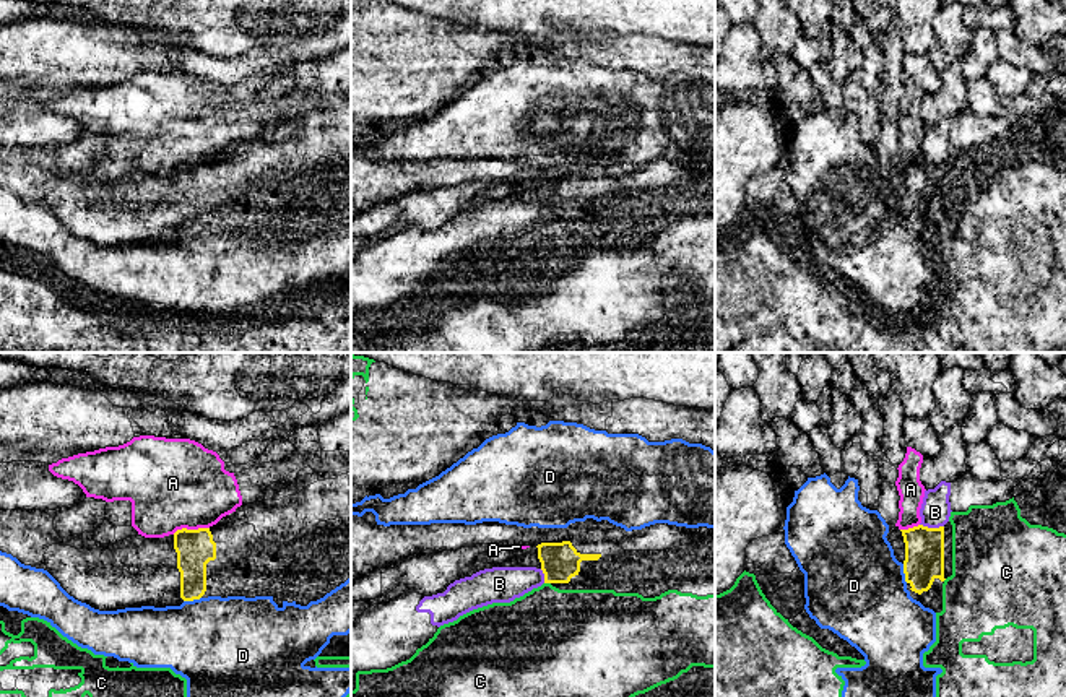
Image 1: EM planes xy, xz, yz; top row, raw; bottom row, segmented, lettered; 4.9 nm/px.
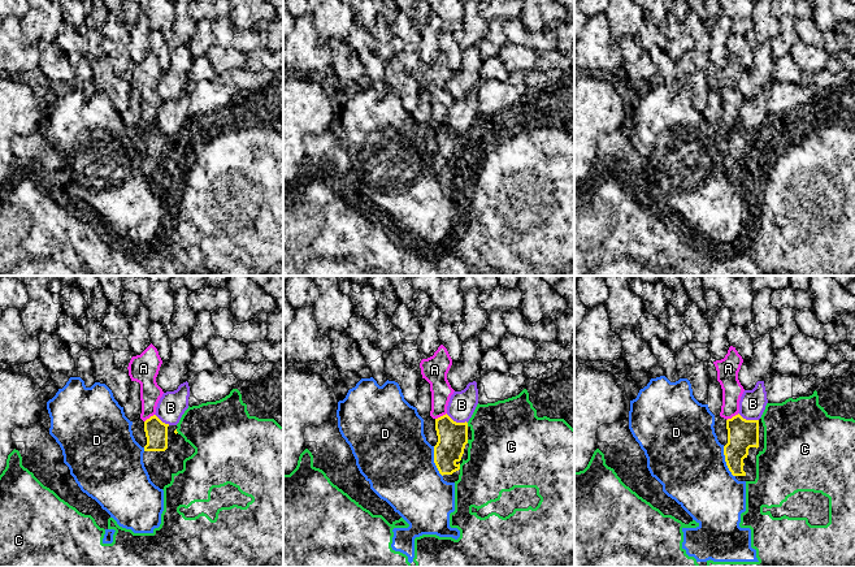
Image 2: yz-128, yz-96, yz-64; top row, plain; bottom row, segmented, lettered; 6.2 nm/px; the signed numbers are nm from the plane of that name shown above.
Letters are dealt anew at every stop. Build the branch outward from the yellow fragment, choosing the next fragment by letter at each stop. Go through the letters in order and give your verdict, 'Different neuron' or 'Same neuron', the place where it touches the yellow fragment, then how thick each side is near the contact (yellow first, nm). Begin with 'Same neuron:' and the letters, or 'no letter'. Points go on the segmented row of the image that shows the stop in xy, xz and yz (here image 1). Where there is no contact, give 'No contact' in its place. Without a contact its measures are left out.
Same neuron: no letter
A: Different neuron. Touches yellow at xy (190, 530). Thickness 190 nm (yellow) against 440 nm
B: Different neuron. Touches yellow at yz (931, 528). Thickness 190 nm (yellow) against 150 nm
C: Different neuron. Touches yellow at xz (548, 582). Thickness 190 nm (yellow) against 440 nm
D: Different neuron. Touches yellow at yz (904, 572). Thickness 190 nm (yellow) against 480 nm

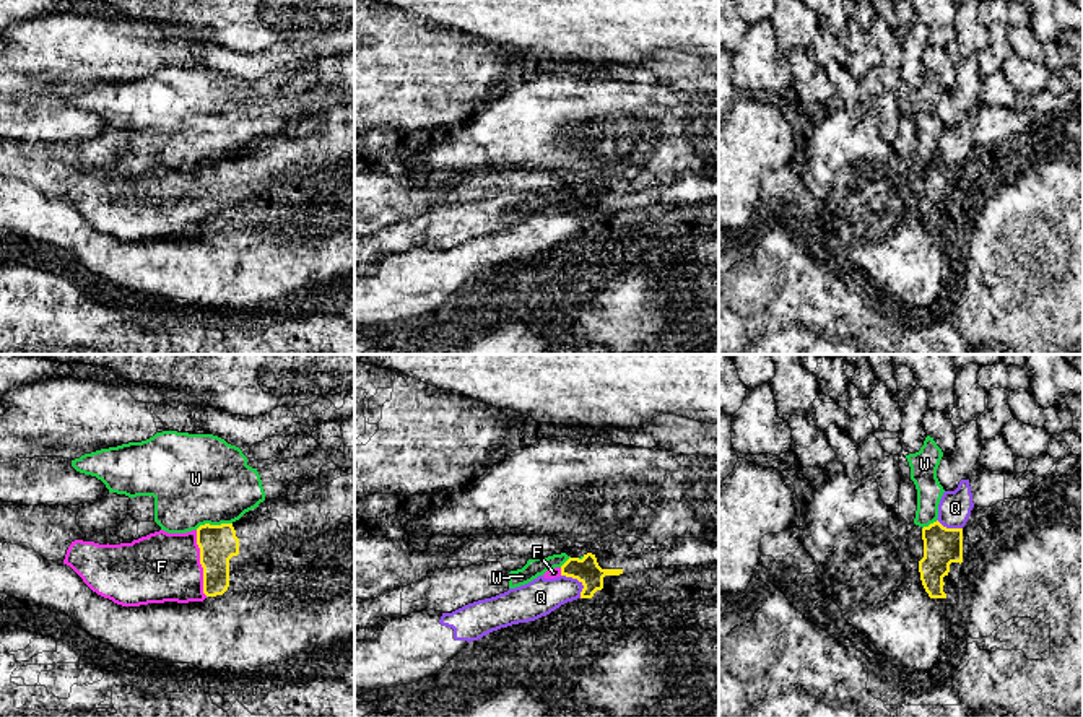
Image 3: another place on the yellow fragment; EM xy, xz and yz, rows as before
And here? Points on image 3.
Same neuron: F
F: Same neuron. Touches yellow at xy (200, 563). Thickness 190 nm (yellow) against 340 nm
Q: Different neuron. Touches yellow at xz (578, 579). Thickness 130 nm (yellow) against 180 nm
W: Different neuron. Touches yellow at xy (213, 525). Thickness 190 nm (yellow) against 440 nm

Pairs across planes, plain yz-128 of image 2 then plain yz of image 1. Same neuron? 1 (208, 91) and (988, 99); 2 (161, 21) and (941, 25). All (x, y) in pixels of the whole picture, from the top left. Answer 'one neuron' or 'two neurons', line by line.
1: two neurons
2: two neurons

